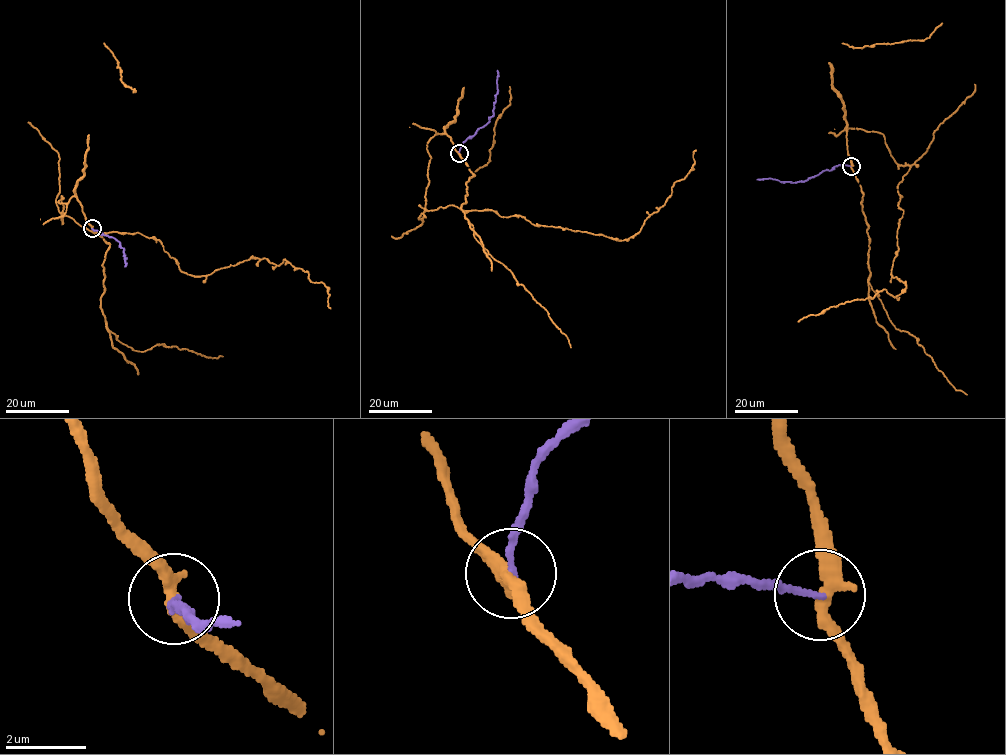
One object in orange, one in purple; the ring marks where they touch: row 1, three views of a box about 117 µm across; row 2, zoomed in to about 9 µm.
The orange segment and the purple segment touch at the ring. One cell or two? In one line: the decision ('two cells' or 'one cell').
two cells

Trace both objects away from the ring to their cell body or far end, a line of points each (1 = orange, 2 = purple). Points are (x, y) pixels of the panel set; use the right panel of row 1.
1: (851, 166), (847, 125), (880, 132), (910, 167), (891, 275), (905, 290), (797, 322)
2: (851, 166), (842, 165), (826, 170), (804, 181), (757, 179)

